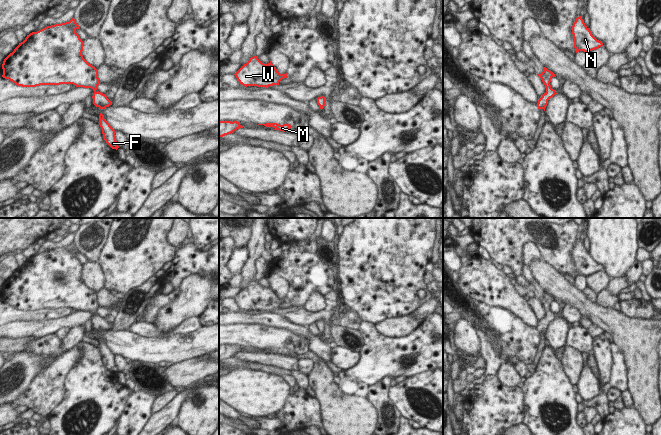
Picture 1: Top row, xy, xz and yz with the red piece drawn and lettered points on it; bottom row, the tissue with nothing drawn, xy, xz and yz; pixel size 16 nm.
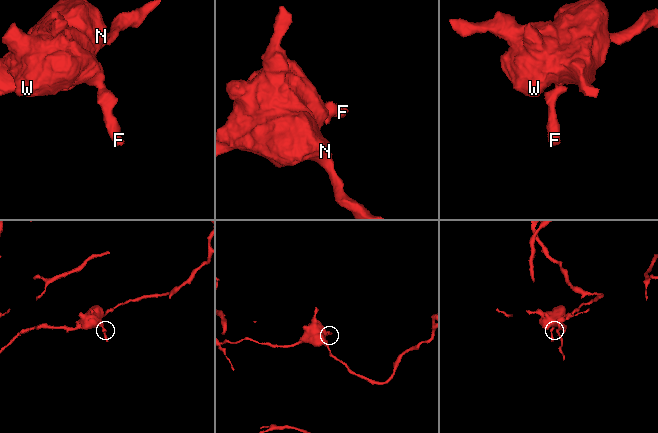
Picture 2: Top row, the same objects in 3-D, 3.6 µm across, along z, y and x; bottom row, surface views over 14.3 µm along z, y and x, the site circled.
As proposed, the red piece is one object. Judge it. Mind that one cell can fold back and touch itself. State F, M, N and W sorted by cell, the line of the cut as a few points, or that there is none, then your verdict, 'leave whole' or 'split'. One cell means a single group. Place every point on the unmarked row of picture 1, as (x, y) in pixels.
groups F M N W; cut none; leave whole

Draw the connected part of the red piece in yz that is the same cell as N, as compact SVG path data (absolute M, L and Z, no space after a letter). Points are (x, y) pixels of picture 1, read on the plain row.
M581 240L577 241L576 245L573 246L572 258L576 277L579 275L588 277L603 270L602 265L597 264L592 259L590 252L585 249Z

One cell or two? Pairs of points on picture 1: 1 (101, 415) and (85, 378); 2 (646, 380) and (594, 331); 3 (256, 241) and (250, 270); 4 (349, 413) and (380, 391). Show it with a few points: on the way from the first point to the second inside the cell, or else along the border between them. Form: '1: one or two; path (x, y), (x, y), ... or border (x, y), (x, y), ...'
1: one; path (99, 406), (95, 401), (91, 387)
2: two; border (593, 323), (604, 331)
3: one; path (255, 248), (255, 254), (251, 263)
4: two; border (367, 398), (377, 411), (378, 421)

